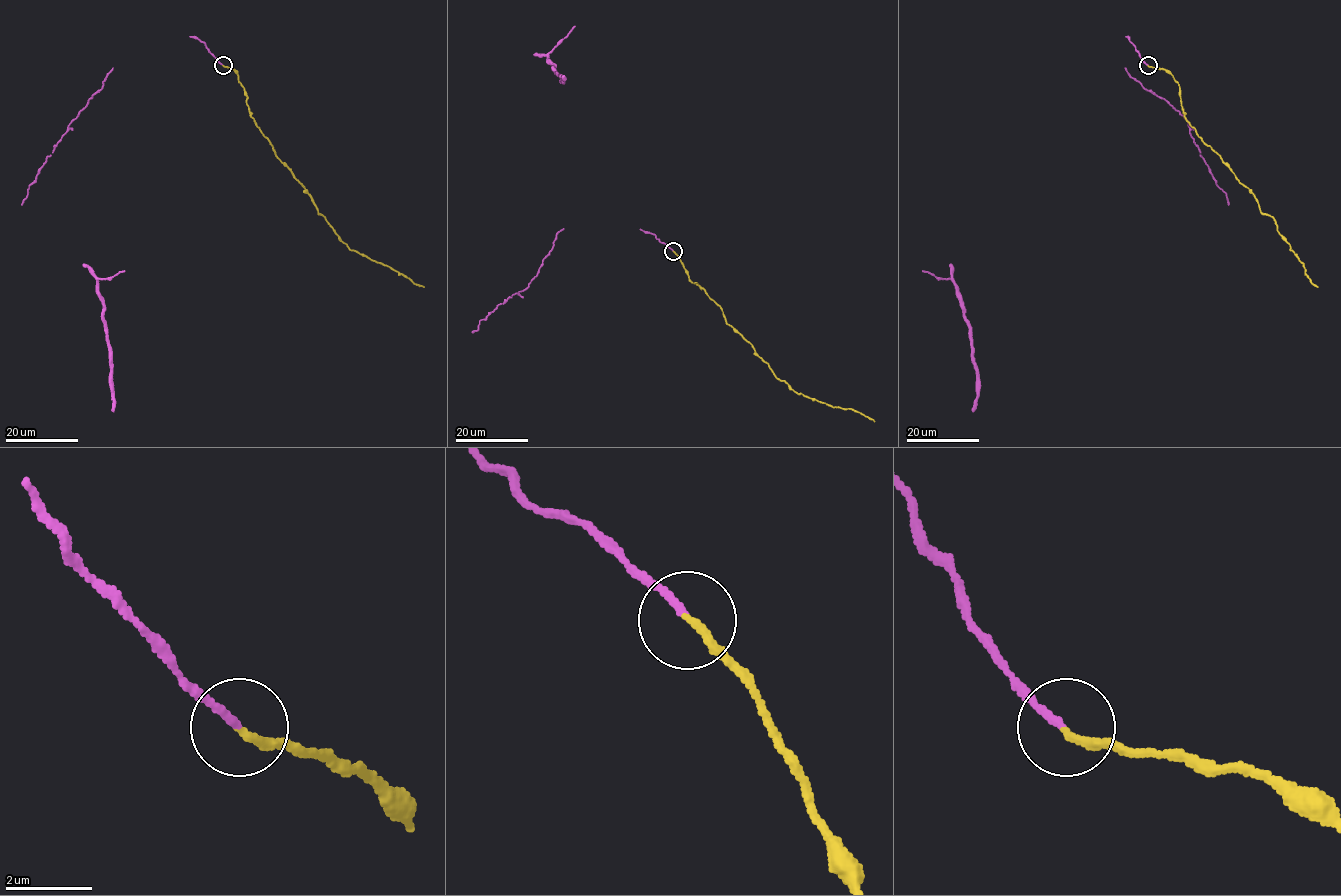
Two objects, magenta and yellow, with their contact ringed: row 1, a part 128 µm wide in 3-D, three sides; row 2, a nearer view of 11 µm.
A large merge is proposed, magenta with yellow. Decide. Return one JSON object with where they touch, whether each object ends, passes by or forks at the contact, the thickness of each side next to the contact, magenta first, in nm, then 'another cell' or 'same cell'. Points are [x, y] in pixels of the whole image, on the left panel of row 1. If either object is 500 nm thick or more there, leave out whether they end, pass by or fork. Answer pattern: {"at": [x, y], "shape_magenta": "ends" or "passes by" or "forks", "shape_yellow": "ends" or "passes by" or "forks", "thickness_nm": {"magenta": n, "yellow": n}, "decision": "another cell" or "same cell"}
{"at": [223, 65], "shape_magenta": "ends", "shape_yellow": "ends", "thickness_nm": {"magenta": 170, "yellow": 190}, "decision": "another cell"}

